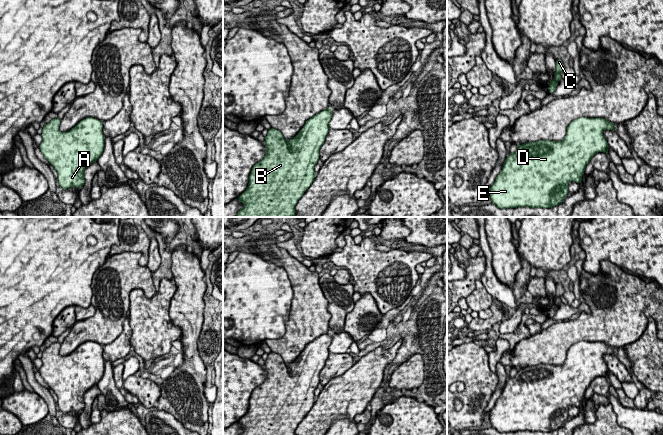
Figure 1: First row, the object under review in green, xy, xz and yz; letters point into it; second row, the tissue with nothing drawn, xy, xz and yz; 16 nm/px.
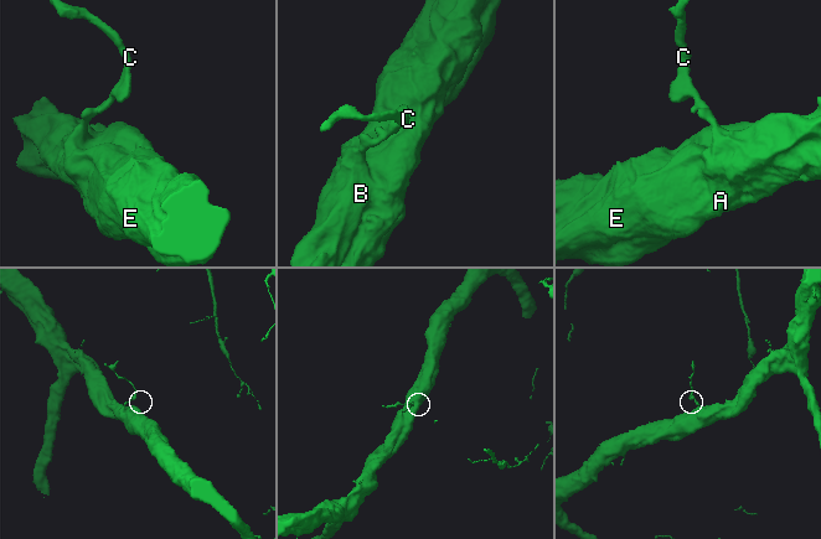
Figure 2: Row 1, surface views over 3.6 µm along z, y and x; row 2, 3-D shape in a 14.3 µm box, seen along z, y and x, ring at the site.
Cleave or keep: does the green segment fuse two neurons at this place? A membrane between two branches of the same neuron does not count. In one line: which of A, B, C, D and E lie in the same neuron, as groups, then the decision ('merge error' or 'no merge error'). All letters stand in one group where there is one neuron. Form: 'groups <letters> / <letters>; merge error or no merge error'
groups A B C D E; no merge error

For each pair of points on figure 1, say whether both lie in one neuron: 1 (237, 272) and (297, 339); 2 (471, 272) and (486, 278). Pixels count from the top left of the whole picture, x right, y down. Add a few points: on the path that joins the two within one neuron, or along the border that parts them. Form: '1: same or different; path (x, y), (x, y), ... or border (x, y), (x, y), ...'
1: different; border (291, 303), (285, 333), (279, 338), (265, 339)
2: different; border (484, 255), (485, 270), (480, 279)

